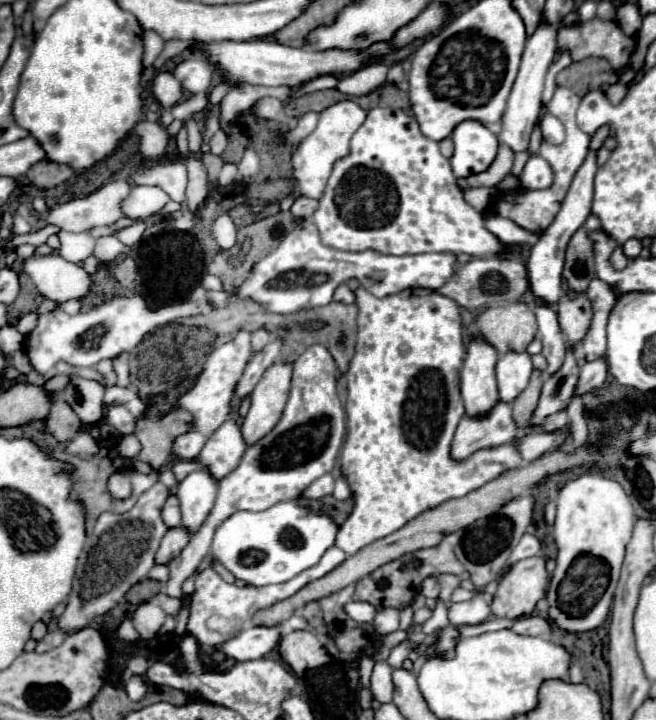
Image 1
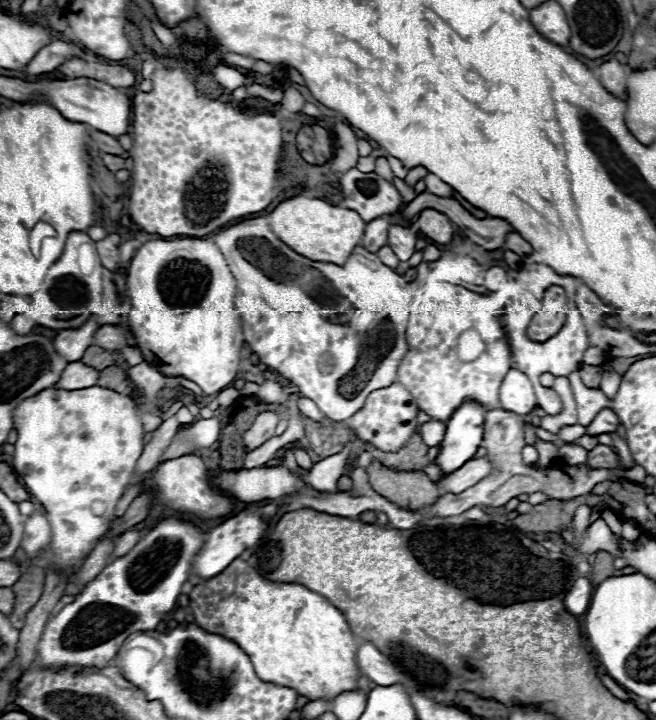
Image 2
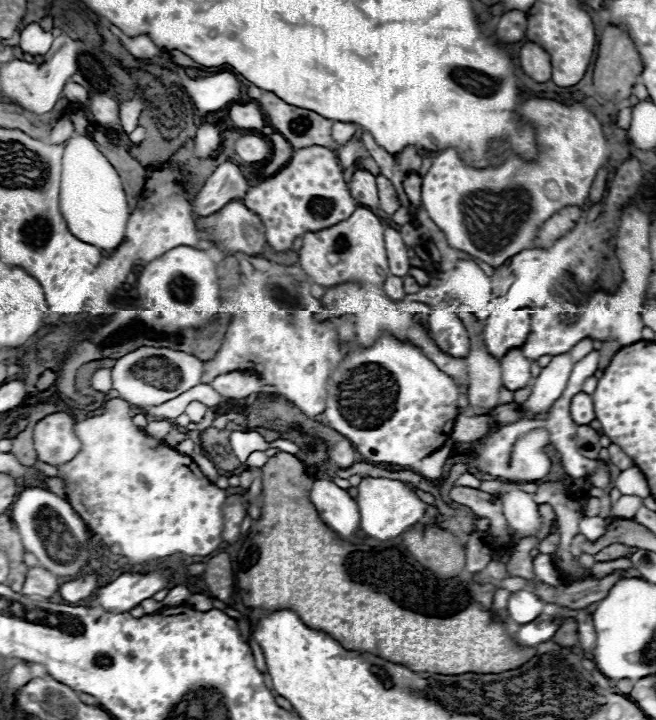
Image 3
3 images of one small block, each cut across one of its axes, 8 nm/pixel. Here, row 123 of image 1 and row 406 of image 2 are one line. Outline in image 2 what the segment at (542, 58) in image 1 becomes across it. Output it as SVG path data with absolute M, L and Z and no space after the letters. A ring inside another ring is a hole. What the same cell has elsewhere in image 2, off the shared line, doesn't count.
M510 370L500 386L500 408L526 416L536 406L536 394L528 376L520 370Z

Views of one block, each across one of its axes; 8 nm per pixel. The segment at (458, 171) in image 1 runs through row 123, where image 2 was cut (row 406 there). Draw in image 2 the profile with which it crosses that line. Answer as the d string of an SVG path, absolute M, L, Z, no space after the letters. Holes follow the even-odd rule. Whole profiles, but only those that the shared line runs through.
M466 402L462 404L446 424L446 436L440 442L440 452L434 458L442 478L464 466L478 452L484 432L484 412L480 404Z

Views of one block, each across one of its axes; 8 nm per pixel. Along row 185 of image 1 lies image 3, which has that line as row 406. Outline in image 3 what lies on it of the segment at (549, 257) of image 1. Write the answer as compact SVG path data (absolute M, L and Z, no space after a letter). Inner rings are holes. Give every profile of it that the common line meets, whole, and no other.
M576 394L576 398L572 400L572 406L570 406L570 412L572 412L572 420L580 426L584 424L590 424L596 416L594 416L594 406L592 406L592 396L590 394Z

